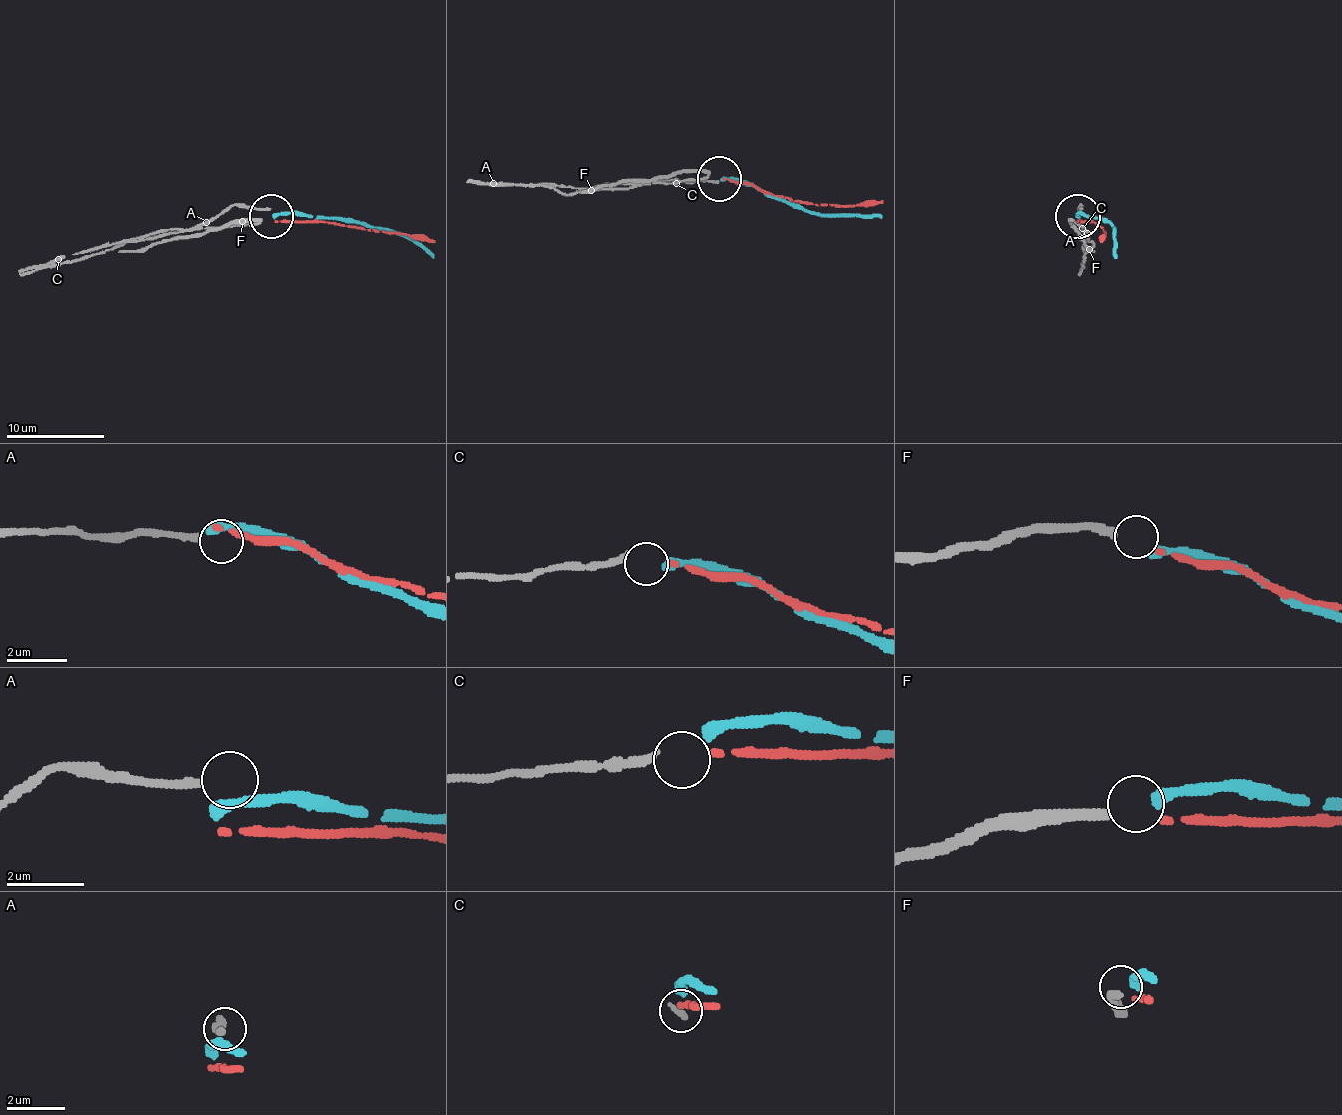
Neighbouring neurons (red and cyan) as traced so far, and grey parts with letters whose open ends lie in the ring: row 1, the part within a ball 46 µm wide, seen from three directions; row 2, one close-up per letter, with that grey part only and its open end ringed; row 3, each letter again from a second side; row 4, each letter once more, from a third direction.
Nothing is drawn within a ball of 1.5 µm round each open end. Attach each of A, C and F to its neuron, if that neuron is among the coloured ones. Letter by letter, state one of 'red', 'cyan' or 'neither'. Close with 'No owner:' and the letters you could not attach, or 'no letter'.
A: neither
C: red
F: cyan
No owner: A

